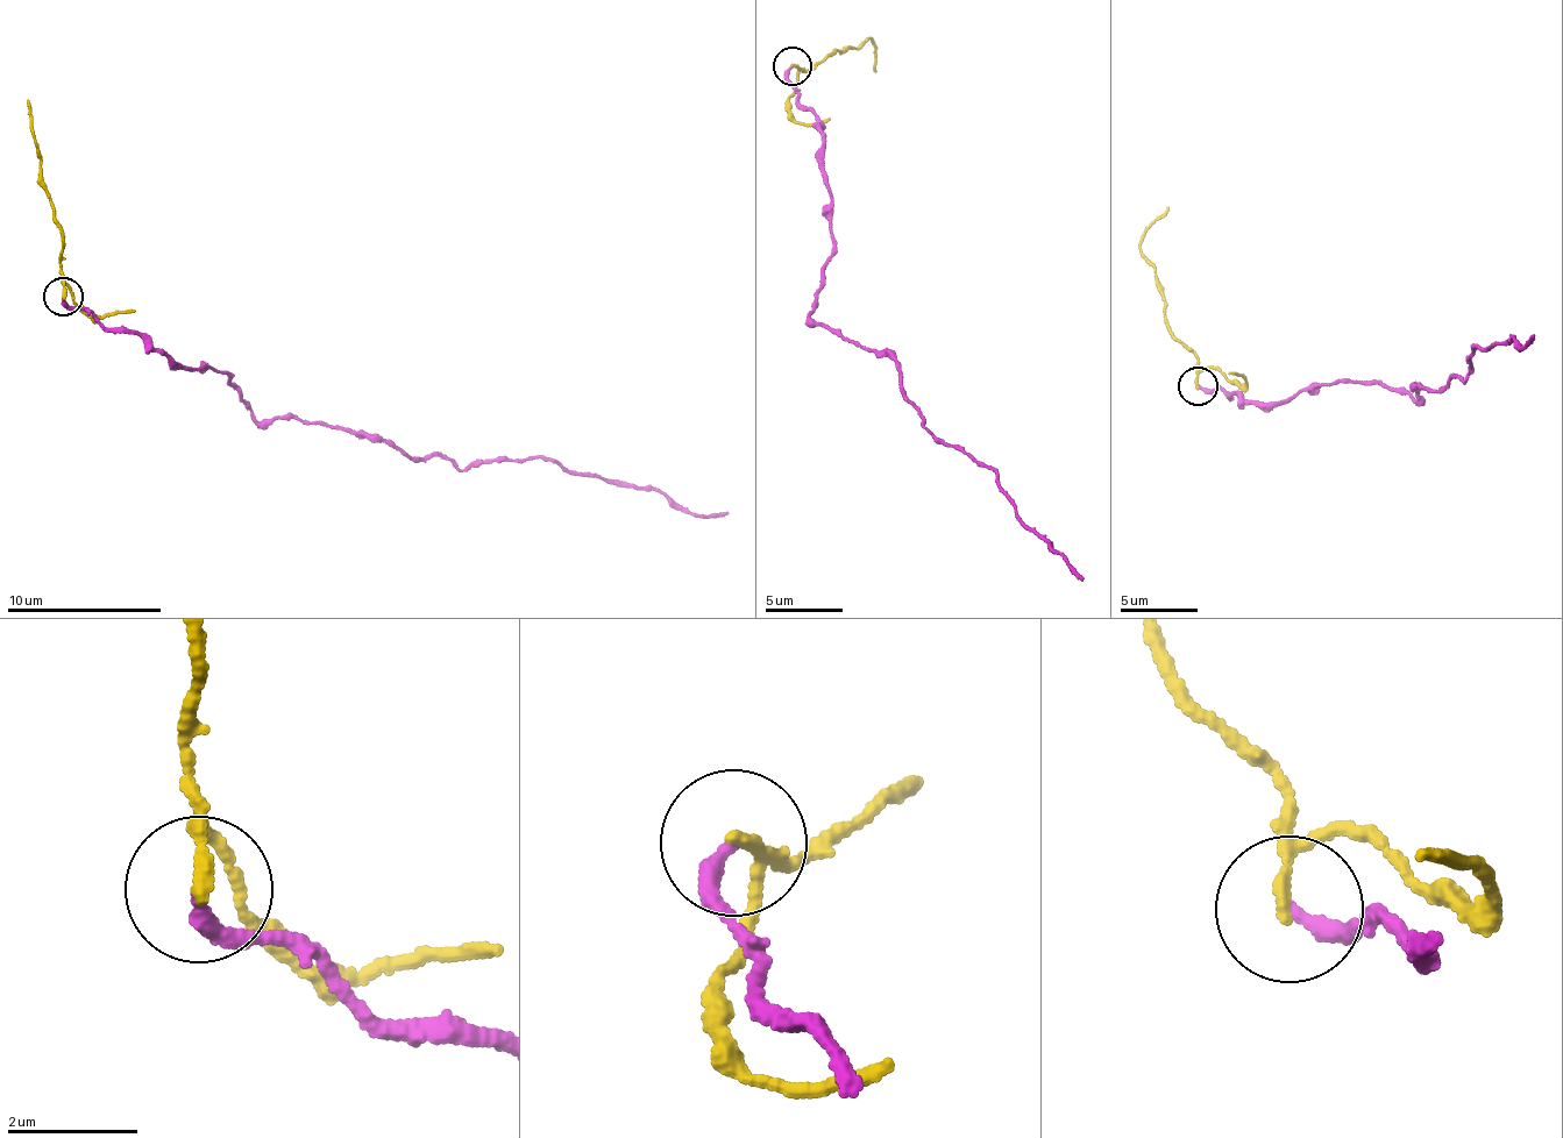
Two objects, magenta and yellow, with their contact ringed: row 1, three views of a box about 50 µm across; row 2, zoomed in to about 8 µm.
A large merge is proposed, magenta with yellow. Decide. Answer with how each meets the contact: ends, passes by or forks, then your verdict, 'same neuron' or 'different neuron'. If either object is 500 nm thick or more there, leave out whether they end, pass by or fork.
magenta ends; yellow ends; different neuron

